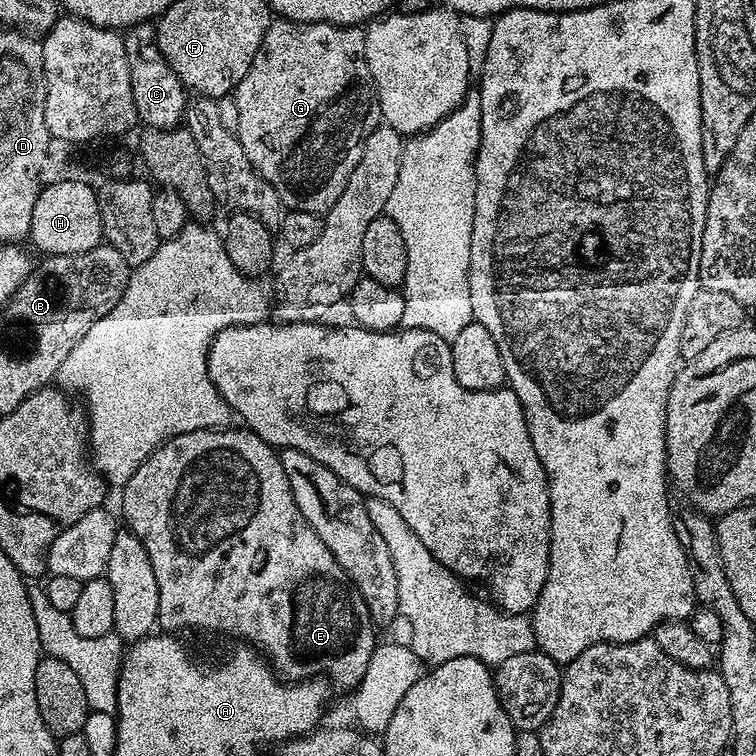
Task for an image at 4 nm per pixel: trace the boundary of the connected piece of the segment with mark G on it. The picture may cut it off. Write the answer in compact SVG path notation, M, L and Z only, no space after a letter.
M283 18L273 19L272 25L266 30L262 38L262 46L258 54L254 54L254 62L250 70L246 70L246 78L242 78L240 85L234 89L234 99L238 106L238 126L236 136L242 142L242 150L246 150L246 158L254 166L254 170L278 194L278 198L284 203L285 209L294 212L315 212L323 214L329 212L338 202L338 194L346 190L346 182L350 182L350 174L354 174L354 166L362 159L366 138L376 128L381 127L380 99L376 96L376 88L372 85L370 66L366 62L366 46L364 45L365 29L360 26L345 26L343 24L298 24Z

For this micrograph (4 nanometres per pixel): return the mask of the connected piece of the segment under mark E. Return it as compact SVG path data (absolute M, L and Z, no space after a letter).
M229 426L223 430L207 428L197 432L178 434L170 438L122 486L124 492L120 496L120 508L124 511L127 531L133 532L145 547L150 558L150 566L154 568L154 579L158 582L158 618L157 625L168 634L185 634L184 632L225 632L233 636L236 642L243 642L261 653L272 665L272 671L288 682L299 682L309 678L324 677L330 681L331 687L355 690L362 682L362 674L366 674L366 666L370 666L370 658L378 643L377 627L372 623L366 602L362 602L360 591L352 584L352 580L338 566L334 554L314 534L314 530L302 518L298 506L294 502L294 494L290 490L290 482L286 478L286 470L282 470L277 449L267 444L247 430Z

